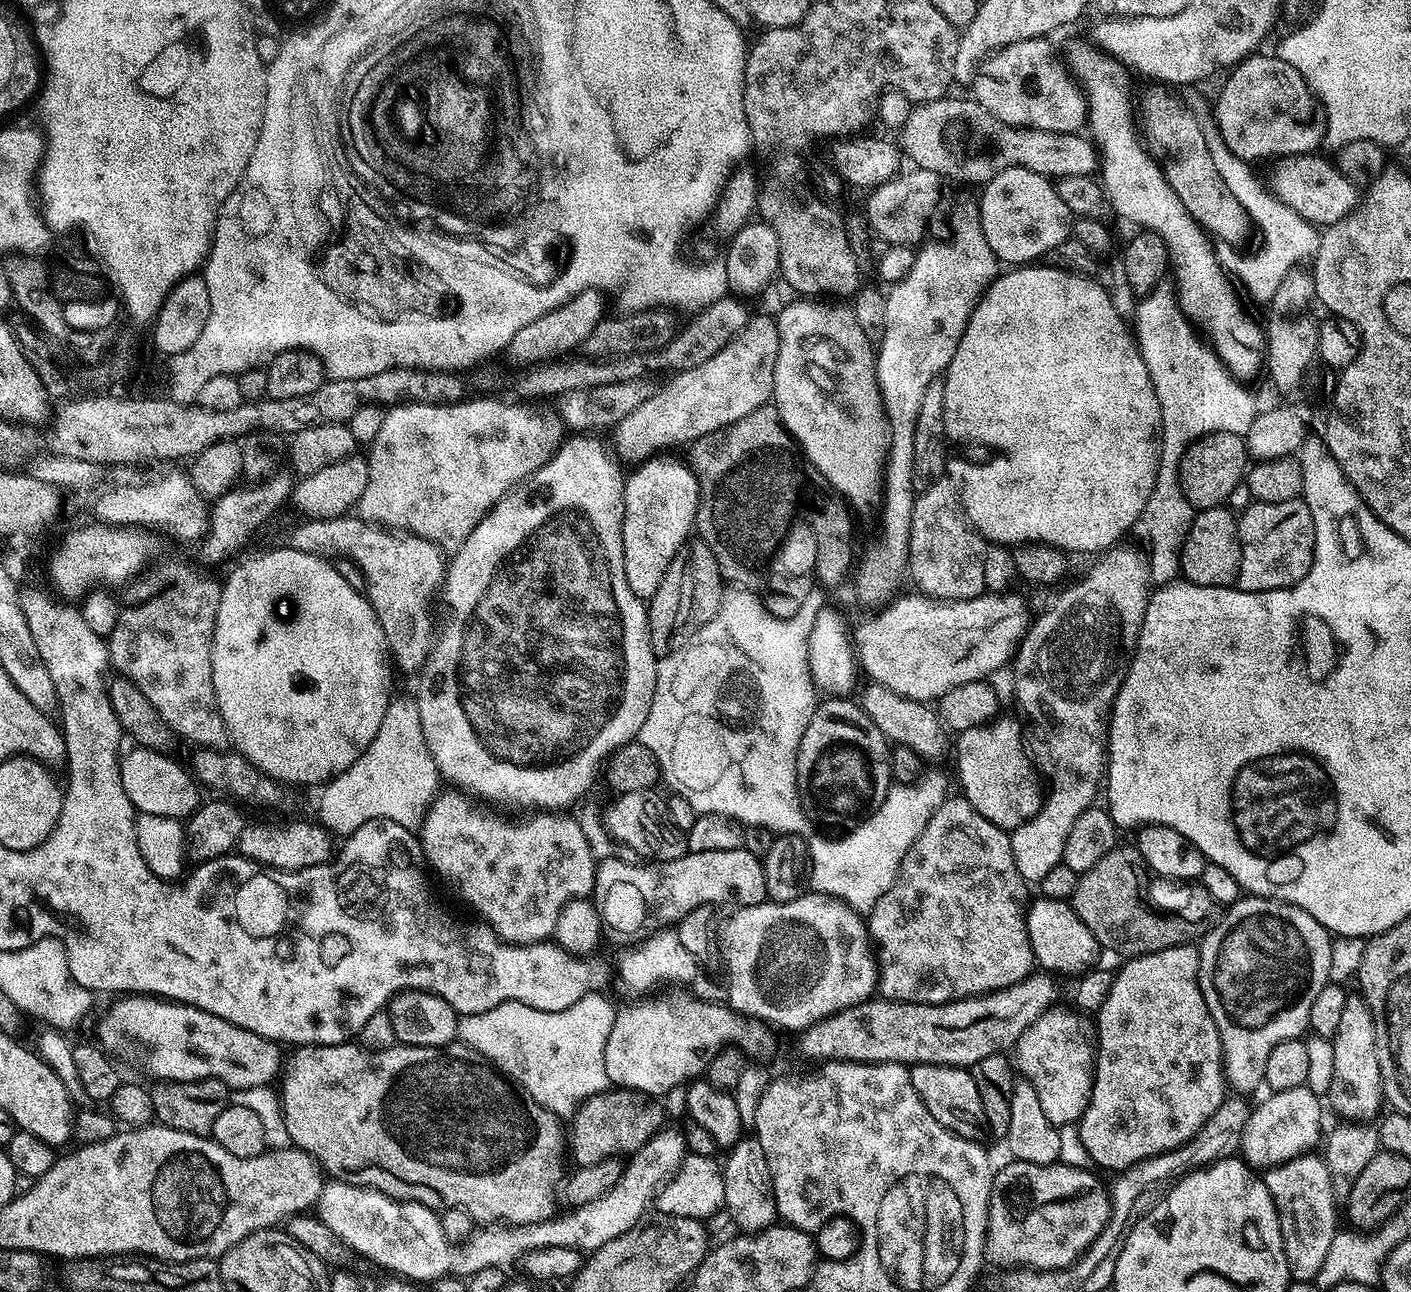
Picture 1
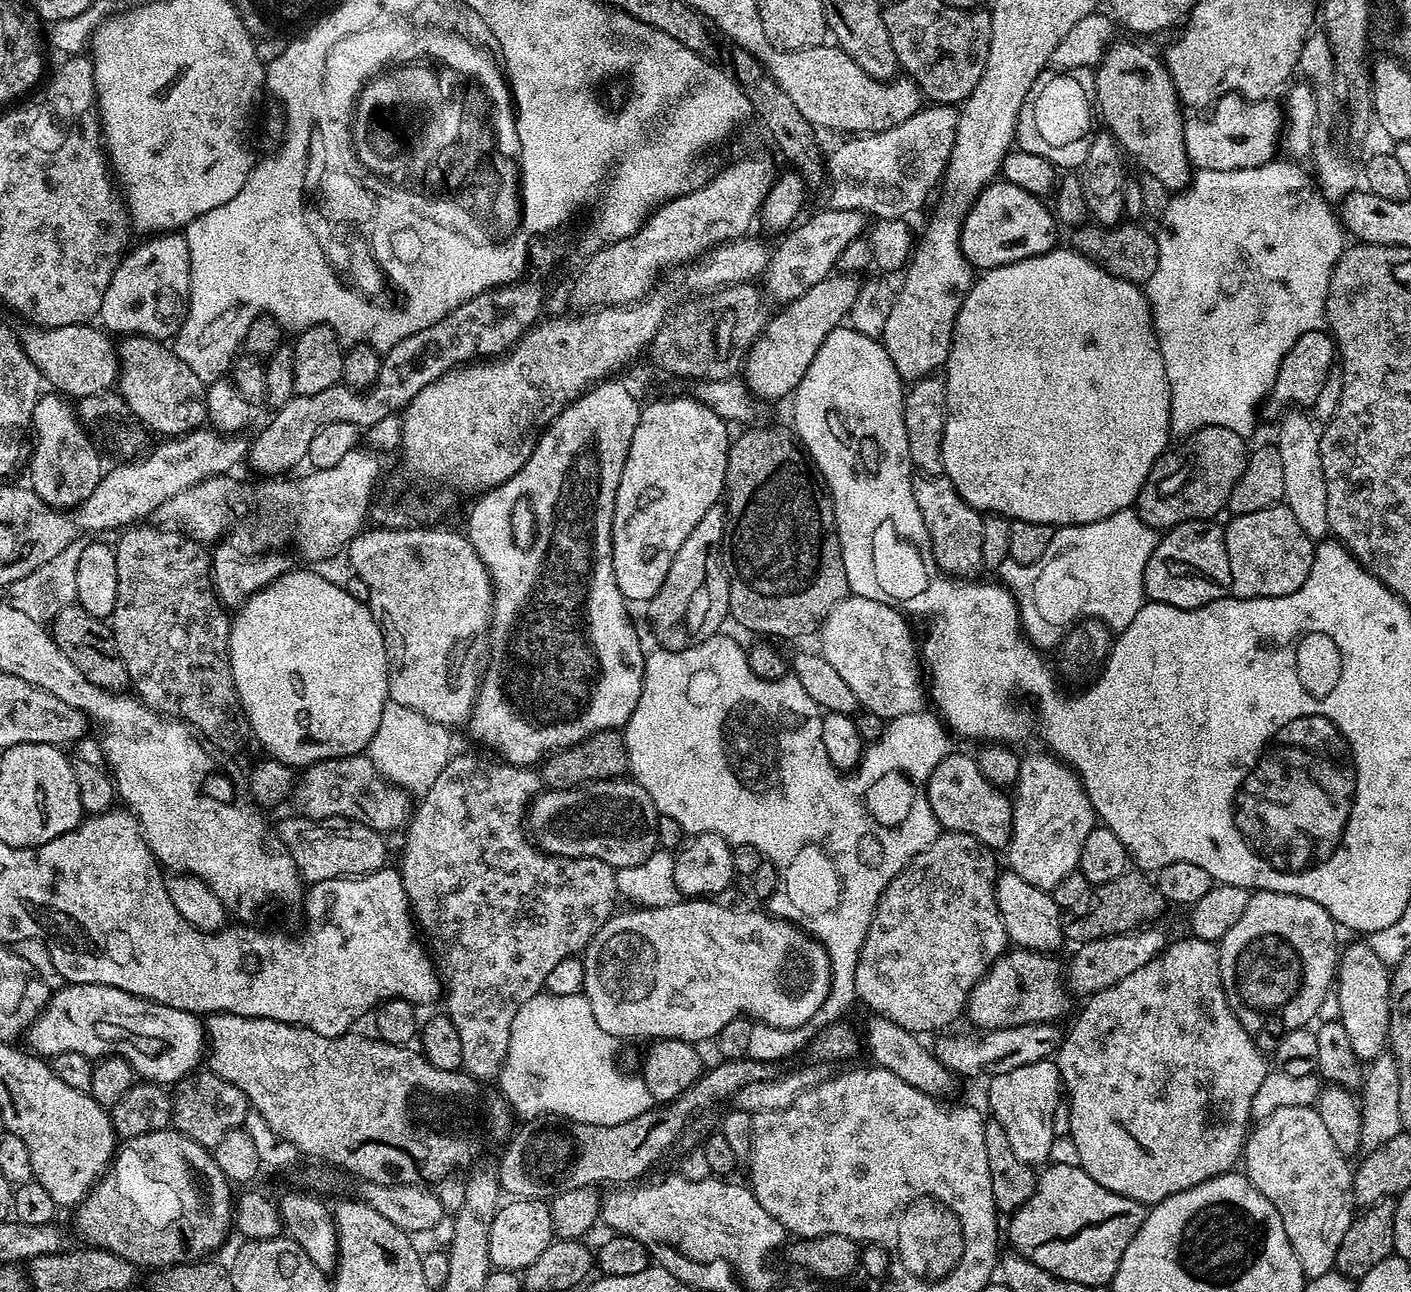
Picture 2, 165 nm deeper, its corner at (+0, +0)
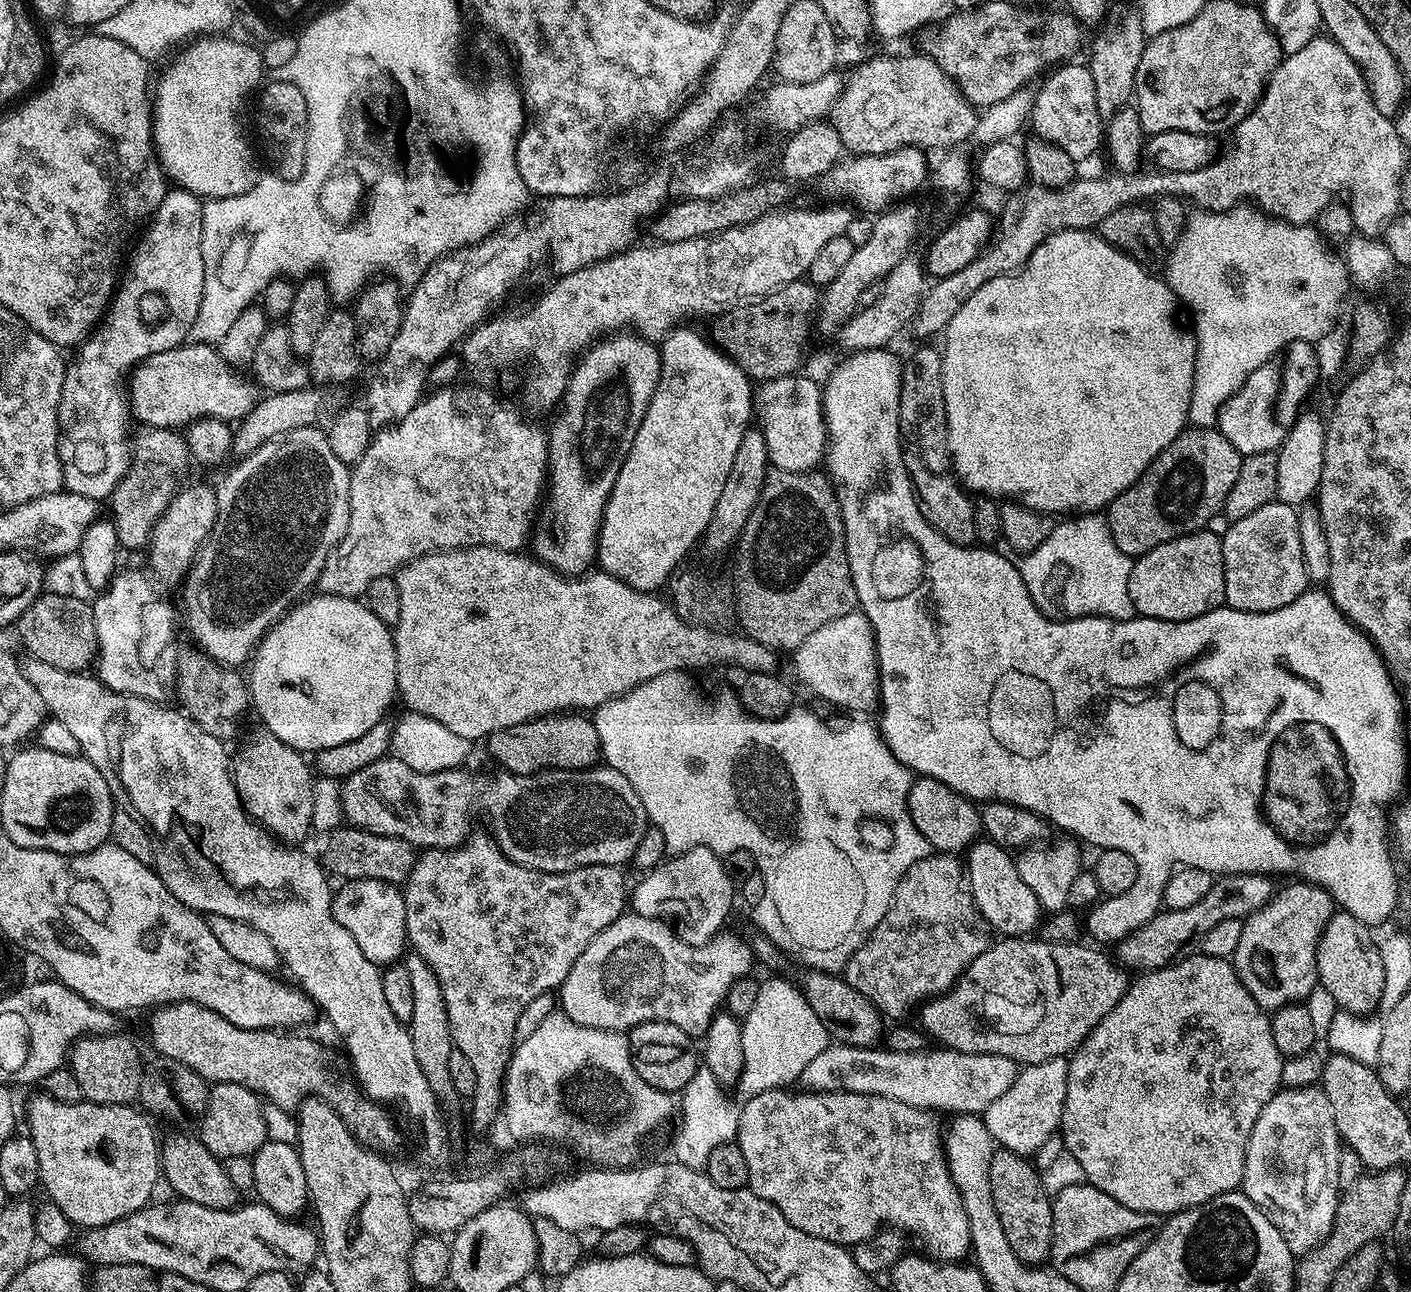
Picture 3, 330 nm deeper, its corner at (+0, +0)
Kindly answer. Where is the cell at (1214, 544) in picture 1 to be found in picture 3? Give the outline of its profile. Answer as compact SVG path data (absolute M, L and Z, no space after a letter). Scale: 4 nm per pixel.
M1201 530L1154 546L1154 550L1133 559L1128 589L1136 616L1189 620L1211 614L1224 604L1226 594L1222 539Z

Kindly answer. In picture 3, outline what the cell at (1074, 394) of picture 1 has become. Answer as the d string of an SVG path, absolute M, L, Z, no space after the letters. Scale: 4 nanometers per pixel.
M1066 230L1065 232L1054 234L1050 238L1046 238L1046 242L1042 242L1042 246L1038 246L1038 250L1034 250L1034 254L1030 254L1030 258L1024 263L1023 268L1019 272L1011 276L994 278L994 282L986 282L986 286L978 289L962 306L962 310L958 310L958 314L954 314L954 318L950 318L947 328L942 333L942 341L944 340L944 348L942 347L942 394L946 398L948 453L952 455L951 471L969 493L991 496L993 498L1003 498L1008 502L1024 504L1036 512L1047 512L1049 514L1057 514L1056 512L1064 512L1060 514L1092 514L1097 510L1107 509L1108 505L1112 503L1112 500L1118 498L1118 494L1122 494L1122 490L1130 487L1152 465L1154 458L1158 458L1161 450L1166 446L1170 446L1170 442L1174 442L1174 438L1178 438L1178 434L1184 431L1186 425L1189 423L1188 407L1190 406L1190 394L1194 386L1196 338L1187 327L1184 329L1180 325L1180 320L1176 317L1178 301L1175 294L1172 293L1171 288L1168 287L1167 283L1161 277L1159 280L1158 277L1151 276L1152 274L1149 269L1143 268L1140 265L1139 260L1130 258L1122 250L1110 246L1110 242L1103 240L1095 231Z

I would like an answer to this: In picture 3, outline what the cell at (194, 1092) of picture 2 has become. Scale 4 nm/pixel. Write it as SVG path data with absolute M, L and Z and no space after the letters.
M213 1083L204 1114L198 1121L201 1126L199 1139L203 1140L206 1150L213 1152L222 1162L231 1156L251 1157L268 1140L266 1118L262 1118L263 1109L261 1097L246 1086Z

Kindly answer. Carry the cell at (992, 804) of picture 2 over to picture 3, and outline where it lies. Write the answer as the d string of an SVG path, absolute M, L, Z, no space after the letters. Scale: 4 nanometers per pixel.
M928 776L913 779L908 795L908 813L918 834L940 854L963 853L982 832L977 805Z

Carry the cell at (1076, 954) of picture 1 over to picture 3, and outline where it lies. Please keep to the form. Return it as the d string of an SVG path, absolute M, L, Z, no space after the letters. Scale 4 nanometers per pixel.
M980 838L967 849L966 879L968 888L976 903L976 909L984 917L984 923L993 933L1004 938L1024 938L1037 931L1042 920L1040 903L1034 892L1022 882L1015 859L1007 849L995 844L993 840Z

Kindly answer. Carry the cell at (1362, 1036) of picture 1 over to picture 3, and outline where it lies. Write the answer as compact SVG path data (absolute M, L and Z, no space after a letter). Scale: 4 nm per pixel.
M1333 911L1332 917L1326 922L1319 942L1316 943L1316 979L1321 989L1328 991L1328 996L1337 1005L1337 1009L1353 1014L1372 1014L1381 1007L1384 999L1384 971L1380 957L1380 945L1377 937L1372 937L1373 929L1349 912Z

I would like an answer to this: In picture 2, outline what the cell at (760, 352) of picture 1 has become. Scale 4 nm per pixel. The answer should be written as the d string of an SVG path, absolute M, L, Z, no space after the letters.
M833 274L827 276L822 282L818 282L805 295L797 300L789 300L787 304L779 309L780 313L773 315L768 324L764 327L759 338L752 344L752 349L748 352L748 357L744 359L742 369L742 381L748 391L757 401L761 400L780 400L791 397L796 391L798 382L806 374L810 362L814 360L814 354L822 346L826 334L832 329L841 327L845 323L850 306L854 306L854 298L858 297L861 281L852 274Z

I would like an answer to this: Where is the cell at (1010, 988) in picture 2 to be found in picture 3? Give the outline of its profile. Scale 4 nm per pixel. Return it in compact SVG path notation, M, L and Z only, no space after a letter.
M1000 938L997 941L997 944L996 941L989 943L986 951L978 954L978 958L974 958L974 962L970 962L968 969L956 979L955 984L944 995L932 997L919 1009L921 1012L918 1028L929 1041L932 1039L932 1042L937 1045L953 1048L955 1052L965 1052L966 1054L1002 1054L1006 1058L1015 1060L1020 1066L1046 1062L1050 1058L1058 1058L1059 1056L1067 1057L1076 1051L1078 1045L1091 1034L1094 1026L1114 1008L1130 983L1129 973L1115 959L1109 958L1107 960L1100 953L1103 951L1099 947L1087 948L1084 942L1055 944L1039 938Z

